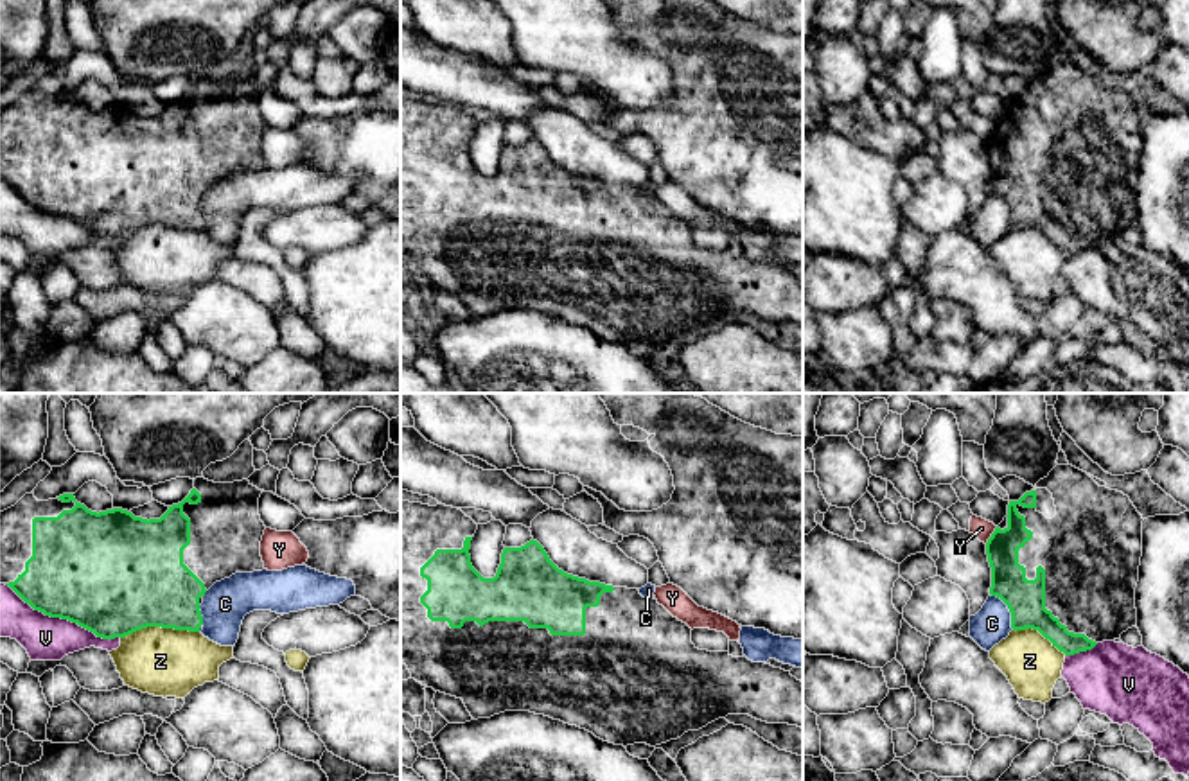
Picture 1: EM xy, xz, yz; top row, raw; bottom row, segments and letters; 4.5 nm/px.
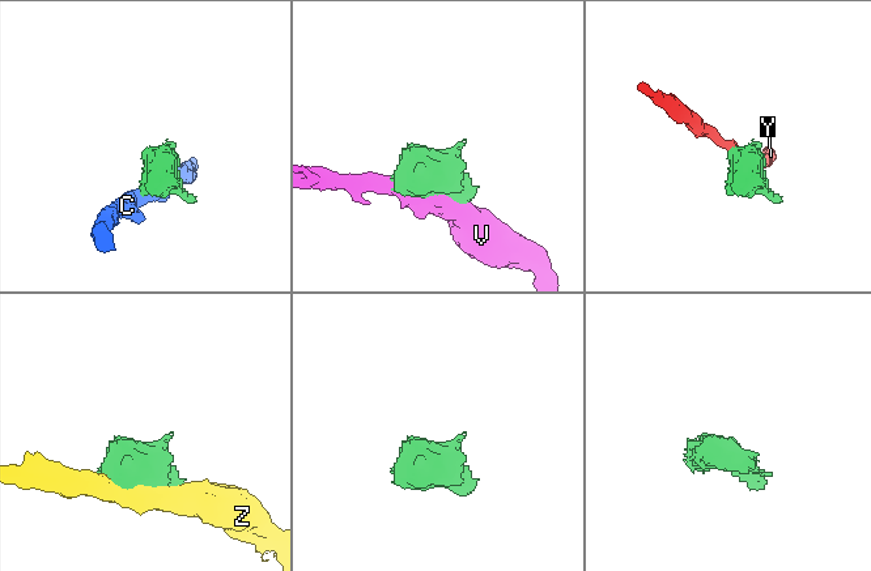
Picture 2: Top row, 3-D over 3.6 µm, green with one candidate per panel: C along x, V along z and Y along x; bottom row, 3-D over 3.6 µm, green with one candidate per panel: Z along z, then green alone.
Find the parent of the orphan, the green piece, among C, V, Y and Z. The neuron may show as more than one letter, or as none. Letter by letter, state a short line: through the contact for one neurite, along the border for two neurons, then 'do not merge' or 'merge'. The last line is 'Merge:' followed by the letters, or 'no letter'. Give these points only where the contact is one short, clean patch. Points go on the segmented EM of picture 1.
C: do not merge
V: do not merge
Y: do not merge
Z: do not merge
Merge: no letter

